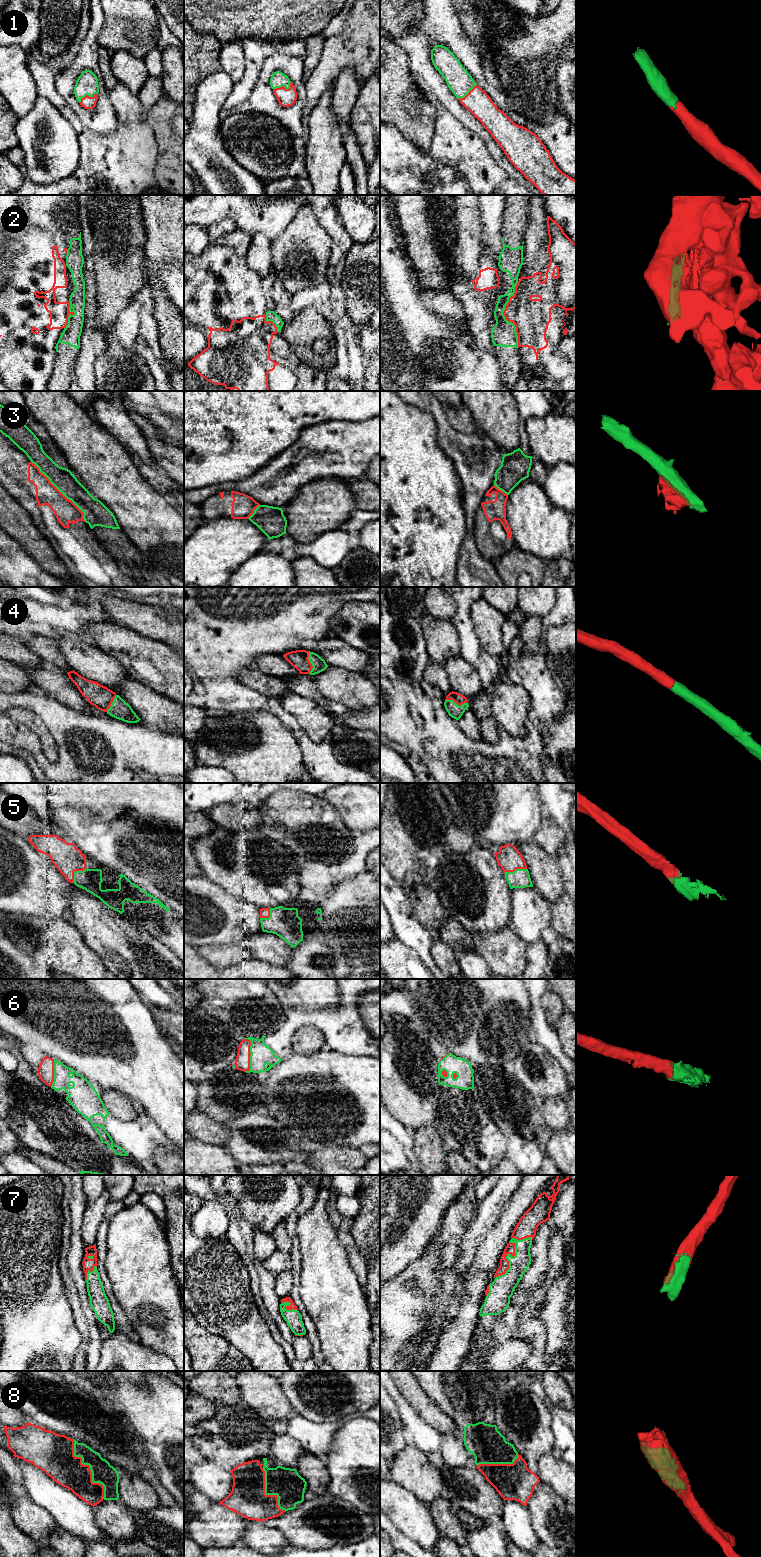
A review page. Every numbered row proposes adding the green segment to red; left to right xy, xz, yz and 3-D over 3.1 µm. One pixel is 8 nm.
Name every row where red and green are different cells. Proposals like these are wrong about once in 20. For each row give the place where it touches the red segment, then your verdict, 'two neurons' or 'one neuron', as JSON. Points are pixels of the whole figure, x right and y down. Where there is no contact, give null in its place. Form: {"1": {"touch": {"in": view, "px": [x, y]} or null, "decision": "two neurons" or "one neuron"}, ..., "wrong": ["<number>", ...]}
{"1": {"touch": {"in": "xz", "px": [283, 86]}, "decision": "one neuron"}, "2": {"touch": {"in": "yz", "px": [504, 315]}, "decision": "two neurons"}, "3": {"touch": {"in": "xy", "px": [60, 492]}, "decision": "two neurons"}, "4": {"touch": {"in": "xz", "px": [309, 662]}, "decision": "one neuron"}, "5": {"touch": {"in": "yz", "px": [515, 869]}, "decision": "one neuron"}, "6": {"touch": {"in": "xz", "px": [249, 1056]}, "decision": "one neuron"}, "7": {"touch": {"in": "yz", "px": [506, 1259]}, "decision": "one neuron"}, "8": {"touch": {"in": "xy", "px": [89, 1468]}, "decision": "one neuron"}, "wrong": ["2", "3"]}

